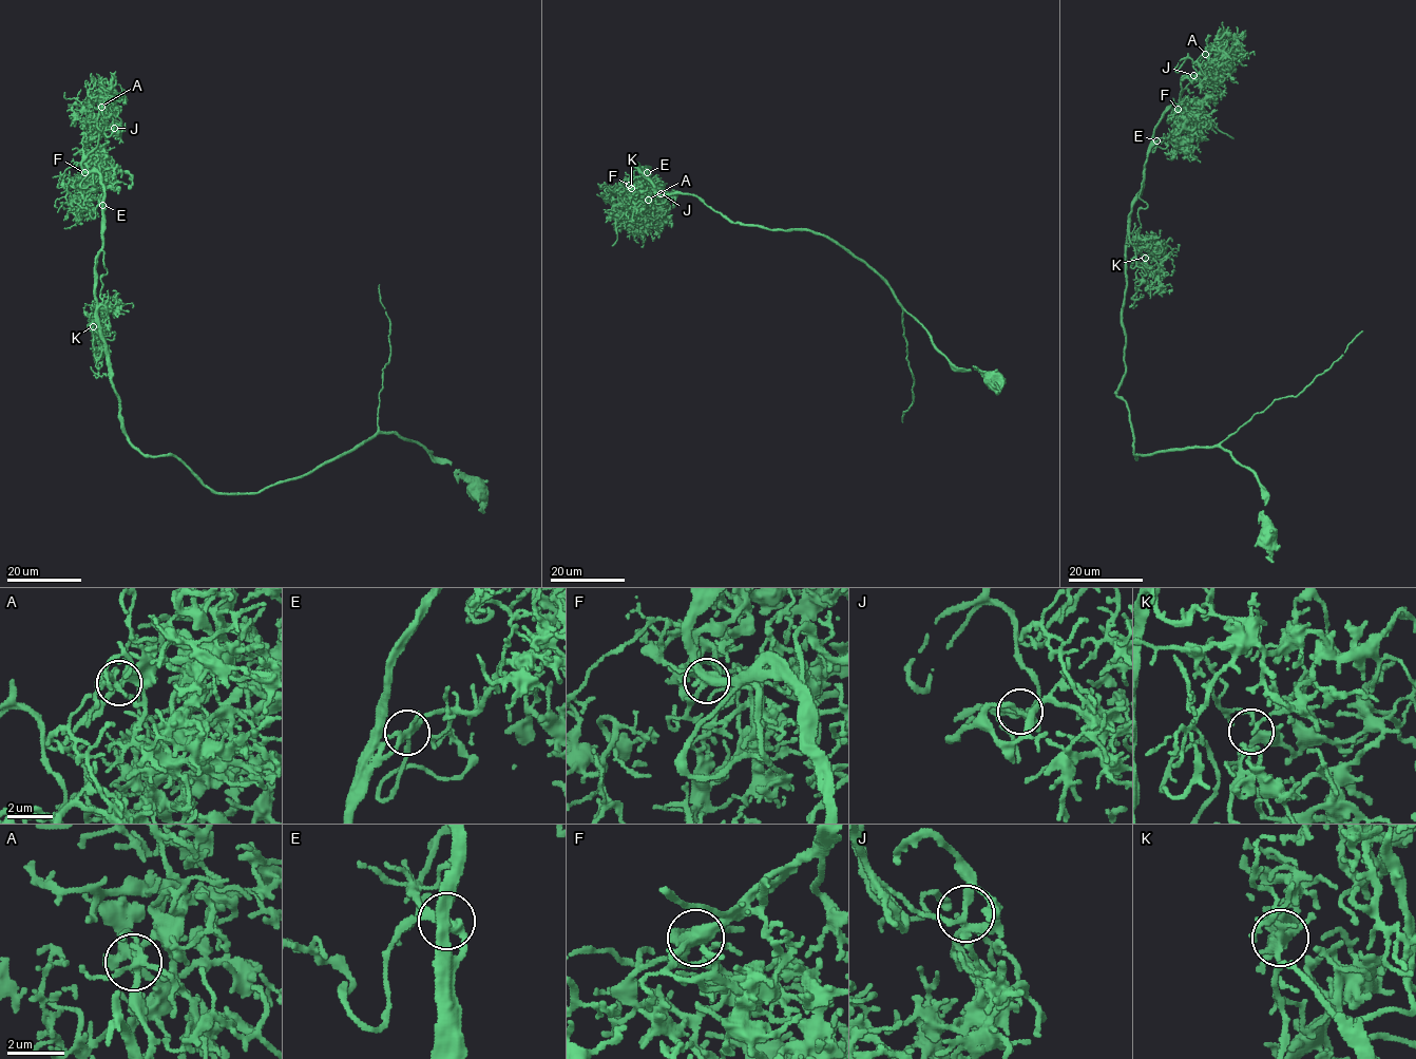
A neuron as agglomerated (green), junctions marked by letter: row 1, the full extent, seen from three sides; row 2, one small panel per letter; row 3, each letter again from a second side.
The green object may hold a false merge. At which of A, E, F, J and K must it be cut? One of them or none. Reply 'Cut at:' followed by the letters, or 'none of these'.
Cut at: none of these

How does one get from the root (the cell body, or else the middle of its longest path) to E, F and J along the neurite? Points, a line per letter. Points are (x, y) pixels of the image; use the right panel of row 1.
E: (1266, 535), (1266, 493), (1250, 470), (1214, 447), (1136, 459), (1129, 411), (1116, 395), (1129, 212), (1156, 142)
F: (1266, 535), (1266, 493), (1250, 470), (1214, 447), (1136, 459), (1116, 395), (1131, 204), (1153, 128), (1178, 109)
J: (1266, 535), (1266, 493), (1250, 470), (1214, 447), (1136, 459), (1116, 395), (1131, 204), (1153, 128), (1193, 76)

